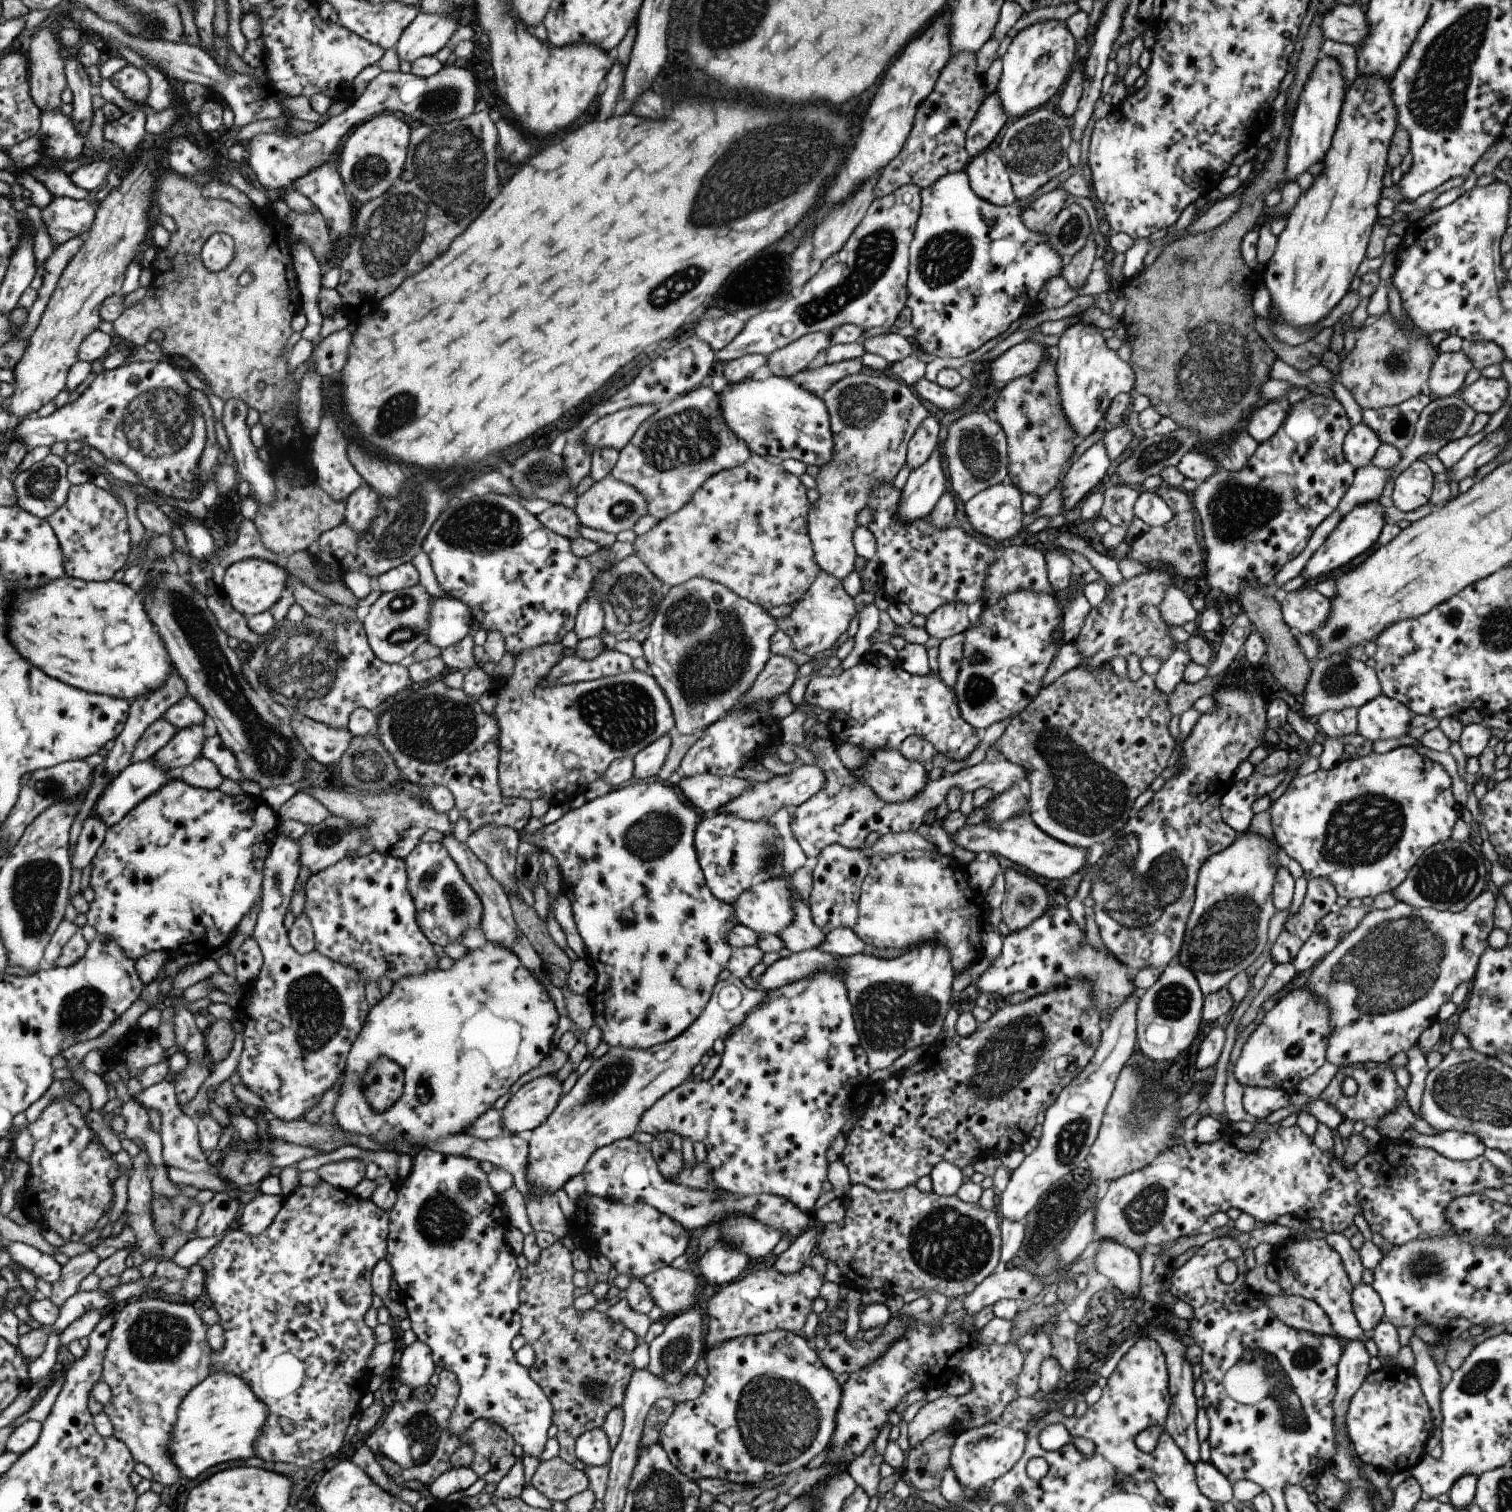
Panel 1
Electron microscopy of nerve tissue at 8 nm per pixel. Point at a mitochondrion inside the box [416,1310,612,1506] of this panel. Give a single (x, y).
(597, 1389)

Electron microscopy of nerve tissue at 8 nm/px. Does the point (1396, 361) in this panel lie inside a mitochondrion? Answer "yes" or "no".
yes

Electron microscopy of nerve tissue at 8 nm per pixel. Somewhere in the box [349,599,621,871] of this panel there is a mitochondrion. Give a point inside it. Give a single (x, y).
(431, 727)

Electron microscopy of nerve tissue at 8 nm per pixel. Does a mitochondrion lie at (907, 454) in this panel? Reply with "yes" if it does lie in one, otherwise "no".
no

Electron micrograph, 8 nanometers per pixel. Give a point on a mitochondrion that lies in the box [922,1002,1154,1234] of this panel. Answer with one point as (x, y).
(1011, 1051)

